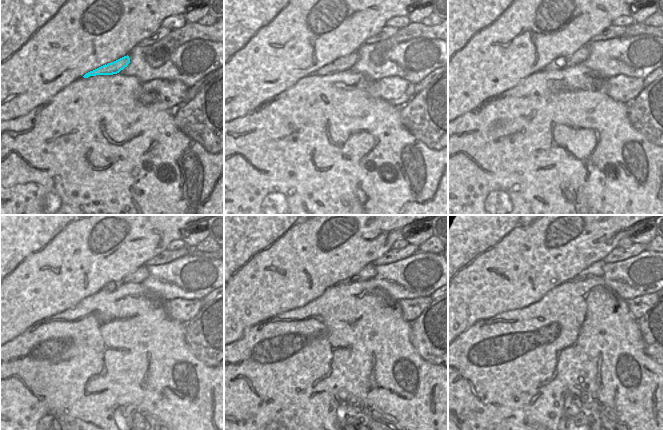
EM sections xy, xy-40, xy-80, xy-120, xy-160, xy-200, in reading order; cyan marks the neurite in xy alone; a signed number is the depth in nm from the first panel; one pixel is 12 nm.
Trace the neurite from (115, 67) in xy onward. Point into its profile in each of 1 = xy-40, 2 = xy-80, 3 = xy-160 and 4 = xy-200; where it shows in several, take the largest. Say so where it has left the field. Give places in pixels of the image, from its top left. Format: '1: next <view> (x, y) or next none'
1: next xy-40 (345, 63)
2: next xy-80 (579, 56)
3: next xy-160 (369, 271)
4: next xy-200 (597, 269)

